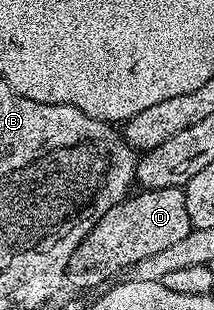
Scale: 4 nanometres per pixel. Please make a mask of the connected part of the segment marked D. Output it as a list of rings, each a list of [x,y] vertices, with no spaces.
[[[166,187],[133,192],[126,200],[110,207],[110,211],[96,221],[84,242],[76,248],[68,264],[67,284],[76,289],[103,286],[113,280],[111,277],[115,273],[122,272],[124,268],[125,272],[142,259],[178,243],[190,235],[192,229],[183,188]]]

